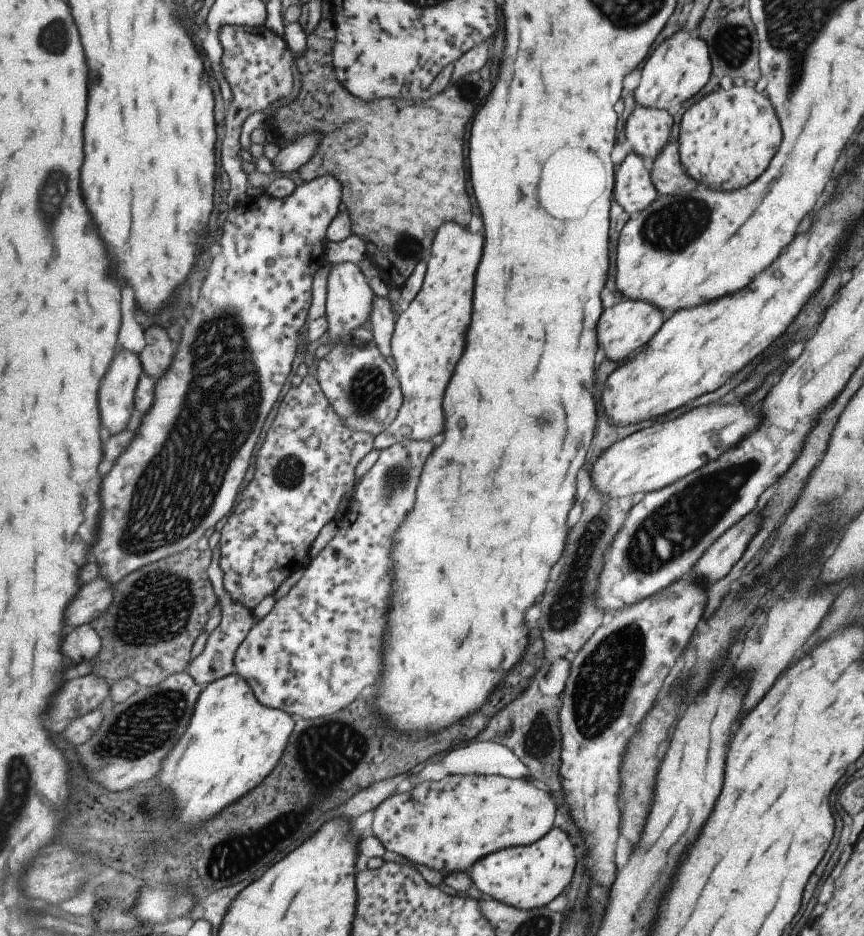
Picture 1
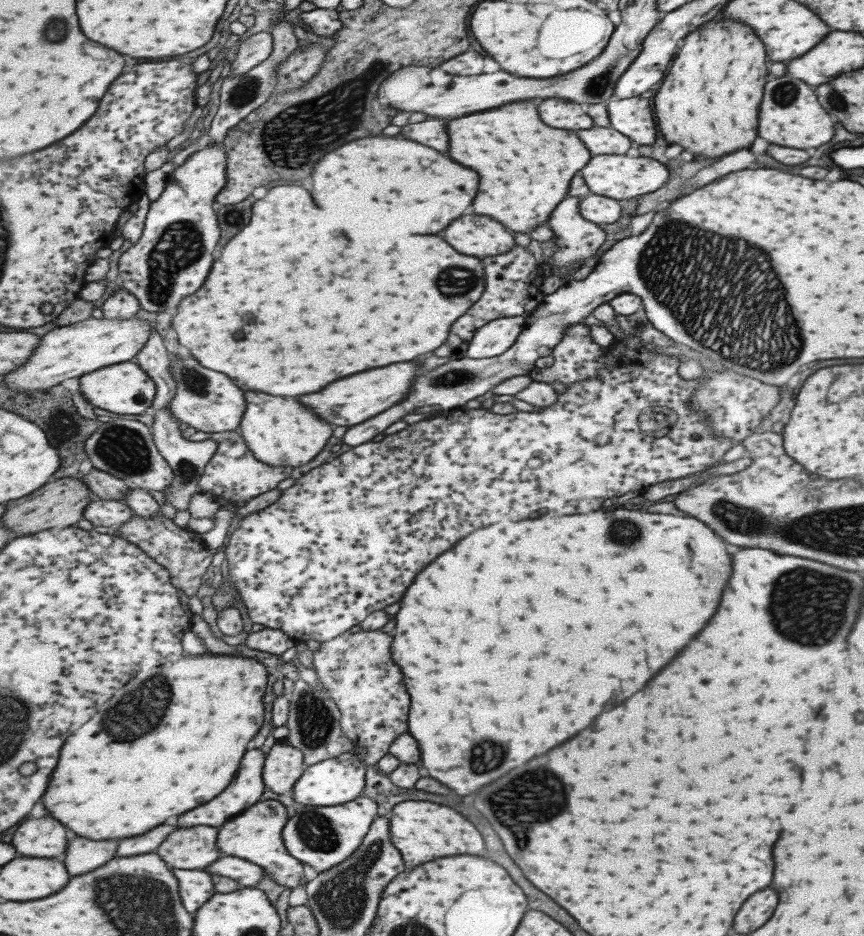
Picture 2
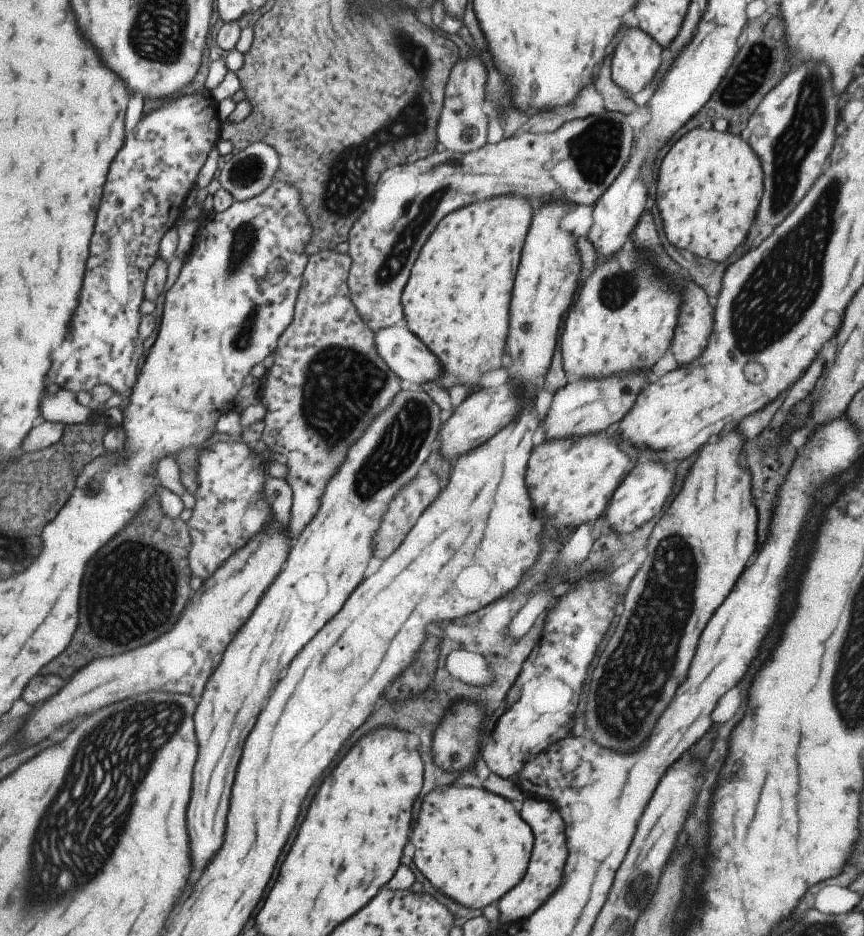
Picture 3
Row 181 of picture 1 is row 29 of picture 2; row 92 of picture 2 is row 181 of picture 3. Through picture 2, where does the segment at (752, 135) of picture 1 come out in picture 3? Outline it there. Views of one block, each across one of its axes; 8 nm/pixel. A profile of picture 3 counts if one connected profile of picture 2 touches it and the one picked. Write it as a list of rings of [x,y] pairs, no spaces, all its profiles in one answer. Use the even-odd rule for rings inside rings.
[[[691,130],[673,142],[673,148],[663,156],[657,170],[655,184],[655,204],[663,222],[663,232],[667,242],[677,250],[687,250],[697,258],[705,258],[711,262],[723,262],[741,242],[745,240],[759,198],[763,190],[759,160],[753,150],[731,134],[719,134],[715,130]]]

